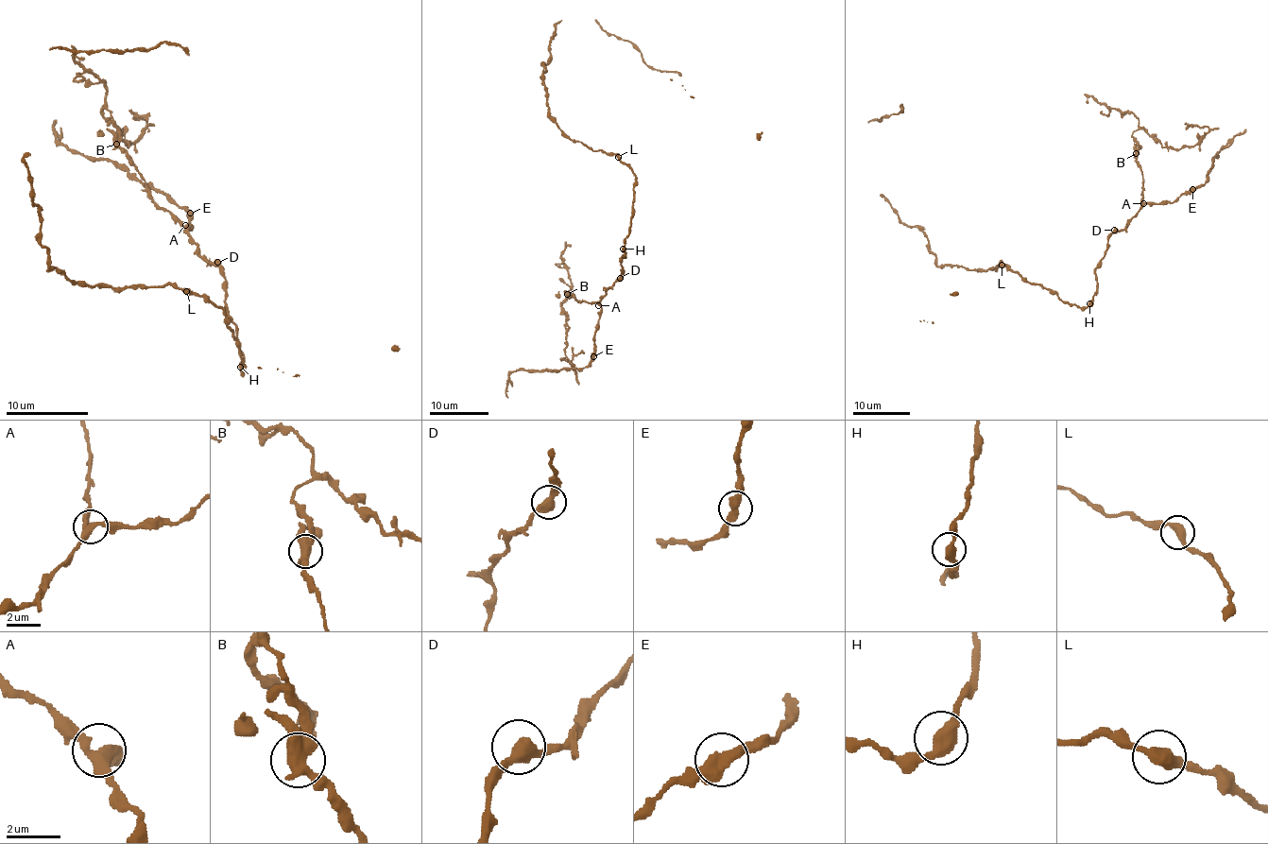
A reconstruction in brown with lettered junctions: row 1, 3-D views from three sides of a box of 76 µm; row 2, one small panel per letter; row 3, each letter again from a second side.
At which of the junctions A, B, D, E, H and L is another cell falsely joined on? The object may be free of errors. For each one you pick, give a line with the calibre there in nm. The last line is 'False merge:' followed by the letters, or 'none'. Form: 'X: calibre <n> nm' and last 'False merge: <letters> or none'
B: calibre 460 nm
False merge: B

